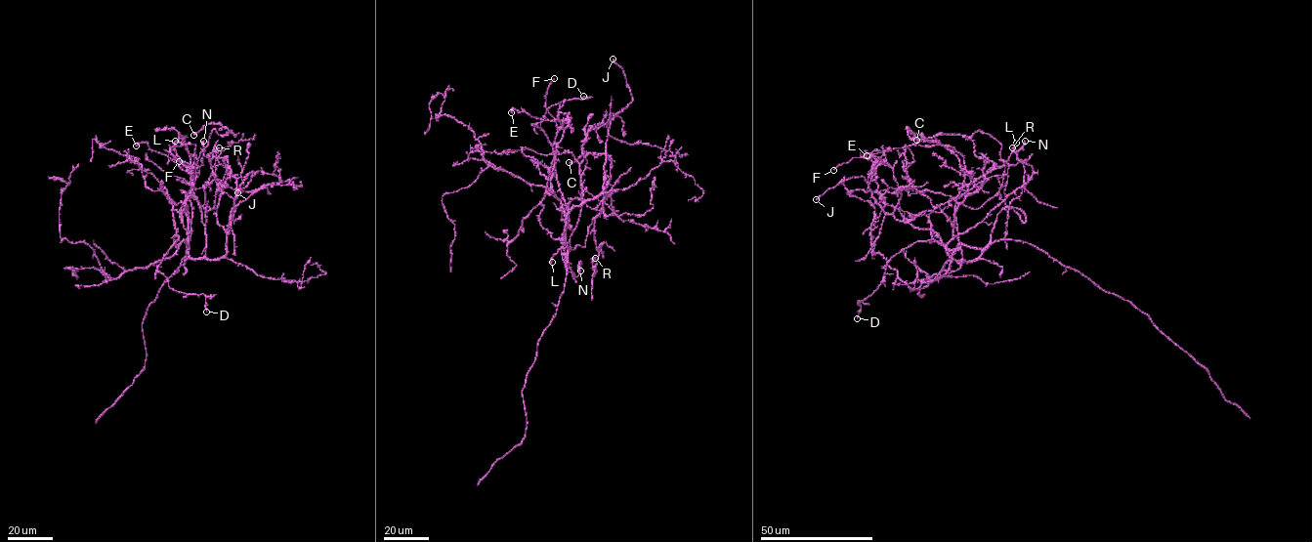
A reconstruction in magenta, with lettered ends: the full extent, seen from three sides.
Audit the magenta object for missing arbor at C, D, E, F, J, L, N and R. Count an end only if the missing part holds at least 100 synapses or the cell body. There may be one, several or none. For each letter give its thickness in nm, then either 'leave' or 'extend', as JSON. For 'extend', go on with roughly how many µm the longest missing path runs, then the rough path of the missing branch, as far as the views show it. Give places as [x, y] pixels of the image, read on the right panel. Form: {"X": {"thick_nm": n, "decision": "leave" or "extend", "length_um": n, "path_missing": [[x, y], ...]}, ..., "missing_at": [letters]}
{"C": {"thick_nm": 550, "decision": "leave"}, "D": {"thick_nm": 160, "decision": "leave"}, "E": {"thick_nm": 260, "decision": "leave"}, "F": {"thick_nm": 110, "decision": "leave"}, "J": {"thick_nm": 480, "decision": "leave"}, "L": {"thick_nm": 480, "decision": "leave"}, "N": {"thick_nm": 550, "decision": "leave"}, "R": {"thick_nm": 550, "decision": "leave"}, "missing_at": []}

